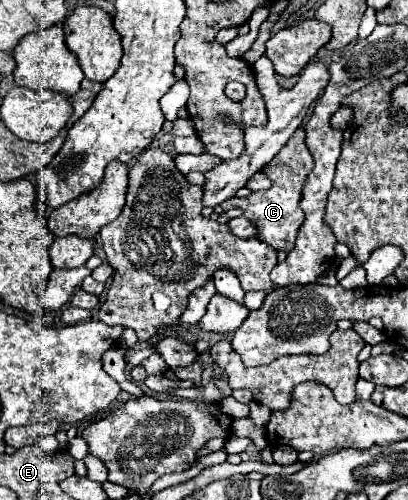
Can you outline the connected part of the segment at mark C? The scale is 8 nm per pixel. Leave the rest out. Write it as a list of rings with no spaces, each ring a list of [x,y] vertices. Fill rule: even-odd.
[[[300,127],[288,139],[288,143],[280,149],[280,153],[262,169],[262,173],[272,181],[272,187],[266,191],[254,191],[247,197],[232,197],[222,203],[222,209],[228,211],[234,207],[240,207],[244,215],[252,221],[252,225],[256,225],[256,231],[258,231],[256,239],[268,243],[274,251],[286,251],[286,253],[292,251],[296,233],[304,221],[304,213],[298,203],[300,203],[304,179],[308,171],[312,171],[312,163],[314,163],[312,155],[308,153],[308,147],[306,147],[306,133]]]

